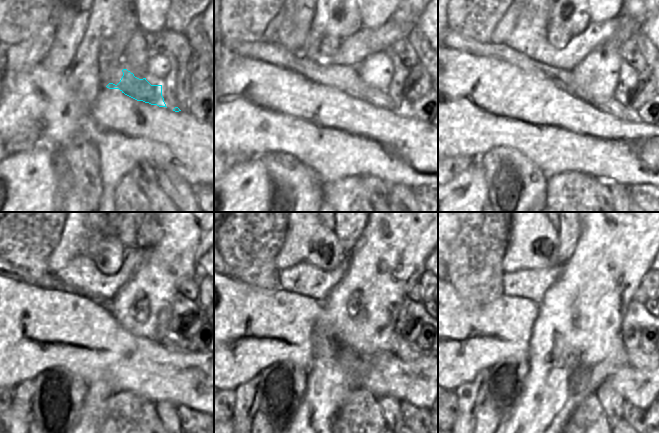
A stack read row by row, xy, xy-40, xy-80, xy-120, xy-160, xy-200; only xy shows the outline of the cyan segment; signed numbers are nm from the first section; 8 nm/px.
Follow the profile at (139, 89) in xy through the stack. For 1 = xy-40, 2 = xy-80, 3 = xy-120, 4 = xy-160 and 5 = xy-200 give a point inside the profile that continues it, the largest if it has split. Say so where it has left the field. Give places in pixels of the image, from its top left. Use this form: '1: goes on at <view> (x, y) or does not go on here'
1: goes on at xy-40 (346, 79)
2: goes on at xy-80 (563, 78)
3: goes on at xy-120 (51, 281)
4: goes on at xy-160 (408, 351)
5: goes on at xy-200 (639, 359)

